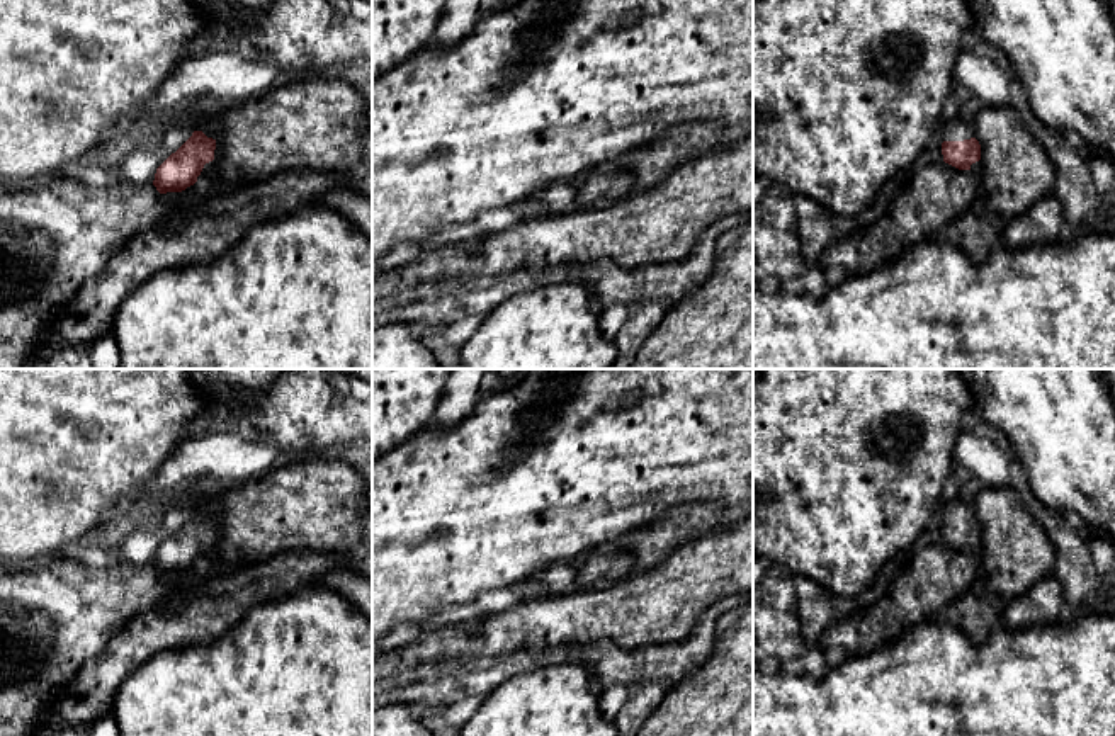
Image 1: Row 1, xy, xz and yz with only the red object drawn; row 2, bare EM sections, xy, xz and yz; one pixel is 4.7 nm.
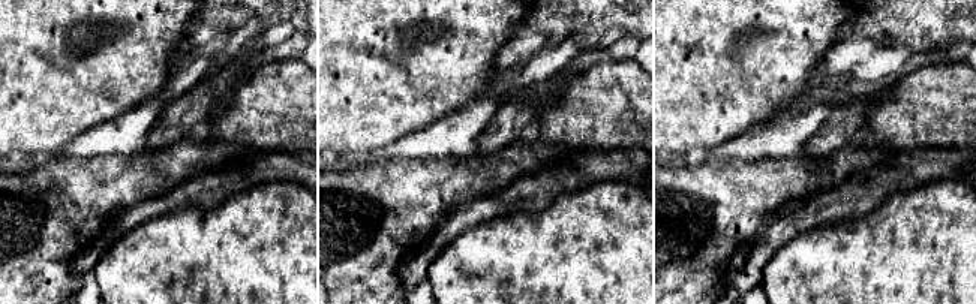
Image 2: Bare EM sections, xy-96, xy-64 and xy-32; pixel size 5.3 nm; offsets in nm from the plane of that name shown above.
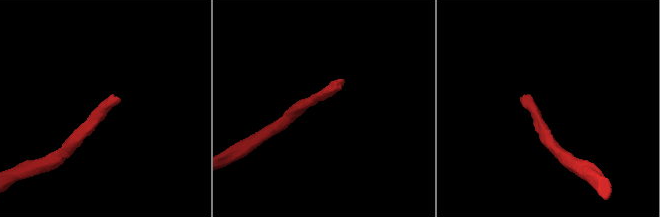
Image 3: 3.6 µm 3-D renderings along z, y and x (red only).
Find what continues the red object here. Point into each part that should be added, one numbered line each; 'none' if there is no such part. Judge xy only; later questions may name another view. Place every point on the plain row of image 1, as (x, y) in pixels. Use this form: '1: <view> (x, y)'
1: xy (209, 548)

